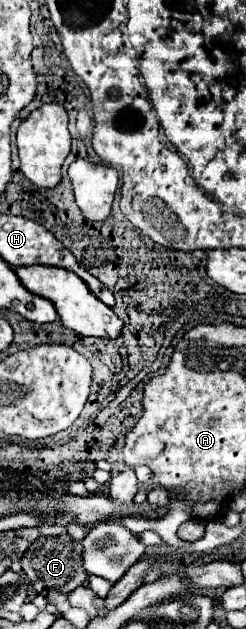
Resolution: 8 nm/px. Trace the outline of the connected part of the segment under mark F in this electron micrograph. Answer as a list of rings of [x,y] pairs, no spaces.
[[[63,533],[63,535],[57,535],[57,537],[39,537],[37,541],[33,541],[29,545],[25,555],[21,557],[23,573],[31,581],[33,589],[37,593],[41,593],[59,613],[69,611],[71,605],[67,601],[67,595],[73,589],[77,589],[79,585],[85,583],[87,573],[83,569],[81,551],[83,551],[83,545],[79,541],[73,541],[67,533]]]

